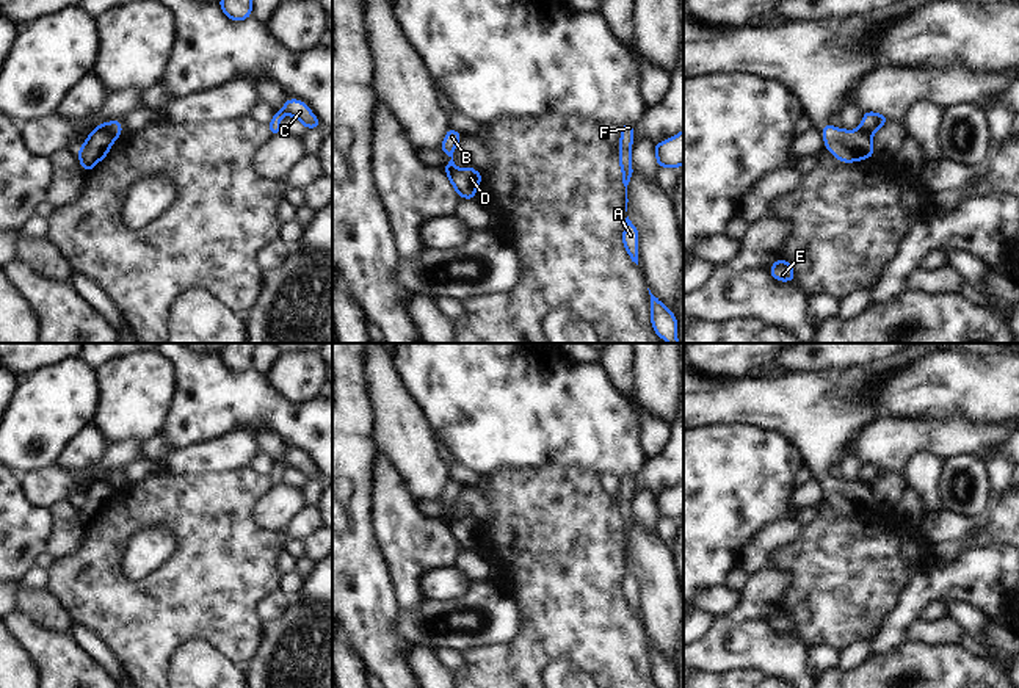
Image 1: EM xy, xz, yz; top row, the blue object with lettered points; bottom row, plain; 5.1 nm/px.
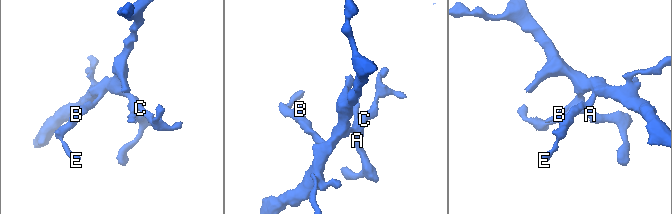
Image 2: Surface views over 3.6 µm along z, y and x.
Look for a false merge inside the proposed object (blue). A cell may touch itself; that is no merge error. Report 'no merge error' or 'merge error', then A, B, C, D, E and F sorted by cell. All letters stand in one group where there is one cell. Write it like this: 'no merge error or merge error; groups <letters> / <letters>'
merge error; groups A C D F / B E

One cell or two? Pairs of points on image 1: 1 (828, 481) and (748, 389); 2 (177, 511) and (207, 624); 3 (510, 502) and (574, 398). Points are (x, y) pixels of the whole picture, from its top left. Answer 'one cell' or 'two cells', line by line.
1: one cell
2: one cell
3: two cells

